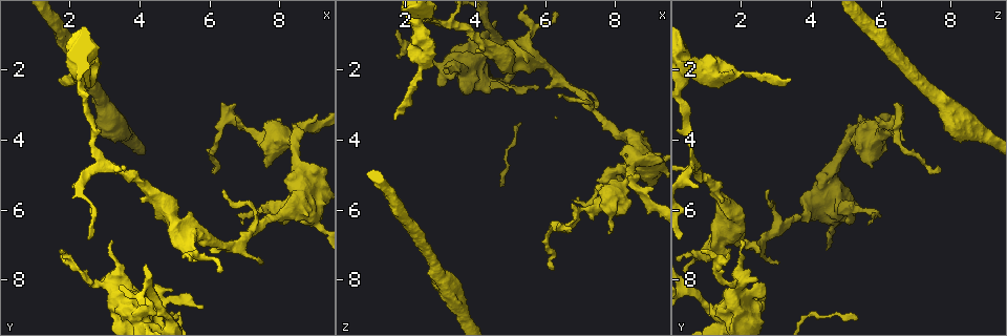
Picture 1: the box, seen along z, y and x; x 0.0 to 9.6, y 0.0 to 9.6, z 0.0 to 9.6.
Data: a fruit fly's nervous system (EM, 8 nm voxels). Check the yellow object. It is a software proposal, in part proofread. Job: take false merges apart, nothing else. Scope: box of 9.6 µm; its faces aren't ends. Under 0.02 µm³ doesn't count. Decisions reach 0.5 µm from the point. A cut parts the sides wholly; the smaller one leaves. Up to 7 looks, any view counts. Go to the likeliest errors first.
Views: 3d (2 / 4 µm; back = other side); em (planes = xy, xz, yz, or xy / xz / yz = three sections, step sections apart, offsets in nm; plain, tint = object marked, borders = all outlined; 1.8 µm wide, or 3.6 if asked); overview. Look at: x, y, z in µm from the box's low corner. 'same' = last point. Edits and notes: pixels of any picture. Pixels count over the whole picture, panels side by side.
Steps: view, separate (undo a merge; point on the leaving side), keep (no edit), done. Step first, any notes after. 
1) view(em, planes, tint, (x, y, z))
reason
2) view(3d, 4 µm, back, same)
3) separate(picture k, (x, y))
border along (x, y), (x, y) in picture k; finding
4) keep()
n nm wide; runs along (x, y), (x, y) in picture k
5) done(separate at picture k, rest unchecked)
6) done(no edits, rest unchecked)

view(em, xy, step 4, tint, (4.20, 8.85, 1.50))
thick turns thin

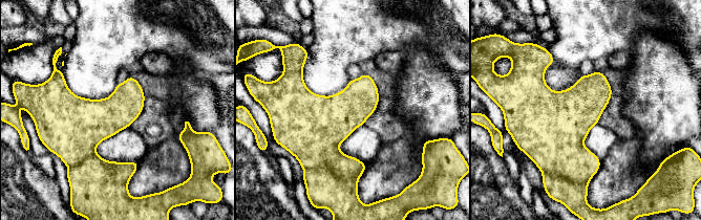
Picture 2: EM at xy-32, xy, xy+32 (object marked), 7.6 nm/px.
view(em, planes, tint, same)
cut it another way

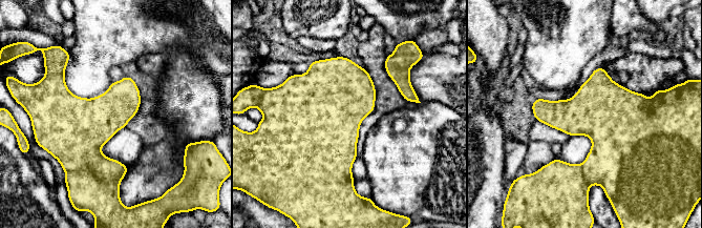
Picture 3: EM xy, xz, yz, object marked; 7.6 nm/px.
keep()
continuous, no second cell

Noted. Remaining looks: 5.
view(em, planes, tint, (8.45, 4.00, 5.10))
calibre changes

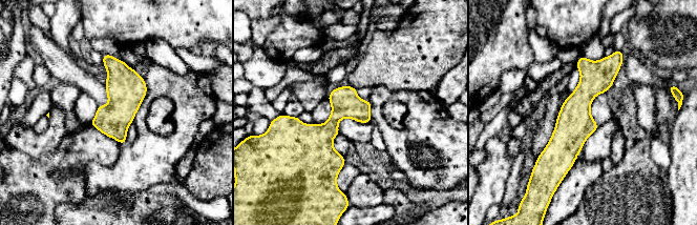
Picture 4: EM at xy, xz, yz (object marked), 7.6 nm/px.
keep()
220 nm wide; continuous, no second cell

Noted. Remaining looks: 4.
view(em, planes, tint, (7.05, 3.60, 6.05))
a narrow waist

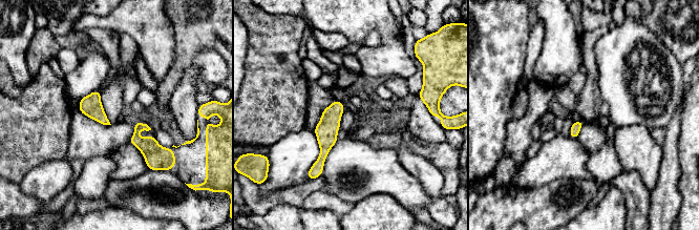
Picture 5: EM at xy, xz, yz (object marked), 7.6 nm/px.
keep()
80 nm wide; runs along (336, 103), (318, 169) in picture 5; continuous, no second cell

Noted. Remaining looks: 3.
done(no edits, rest unchecked)

